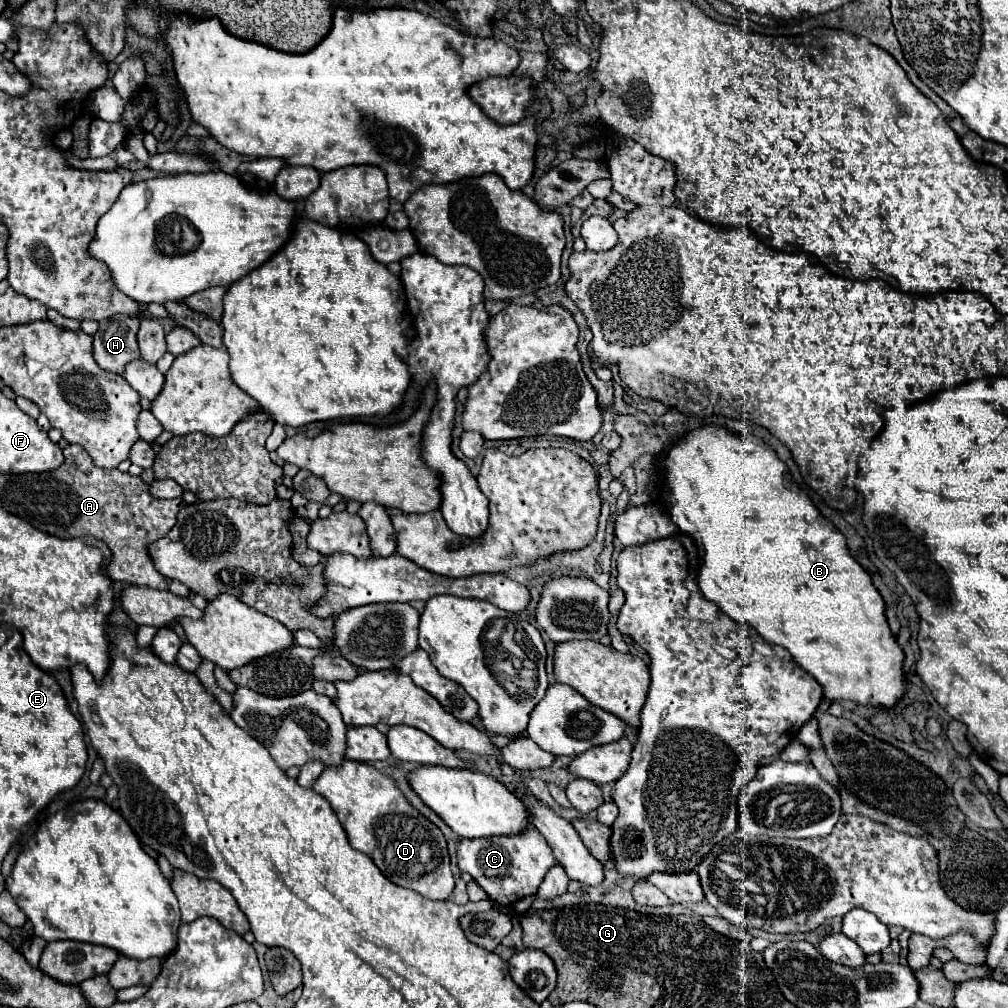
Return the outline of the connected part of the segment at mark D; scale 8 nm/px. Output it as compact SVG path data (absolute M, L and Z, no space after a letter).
M346 759L342 763L342 767L324 769L324 773L316 779L312 789L316 793L320 793L330 803L330 807L334 809L338 821L346 829L350 845L354 849L366 853L376 863L376 867L392 883L396 883L400 887L414 889L422 897L434 899L434 901L436 899L444 901L444 899L448 899L452 895L452 891L454 891L454 875L450 871L450 855L448 855L448 843L446 843L444 833L408 803L408 799L396 787L396 783L394 783L394 779L390 775L380 773L378 769L374 769L368 763L356 763L356 761Z

